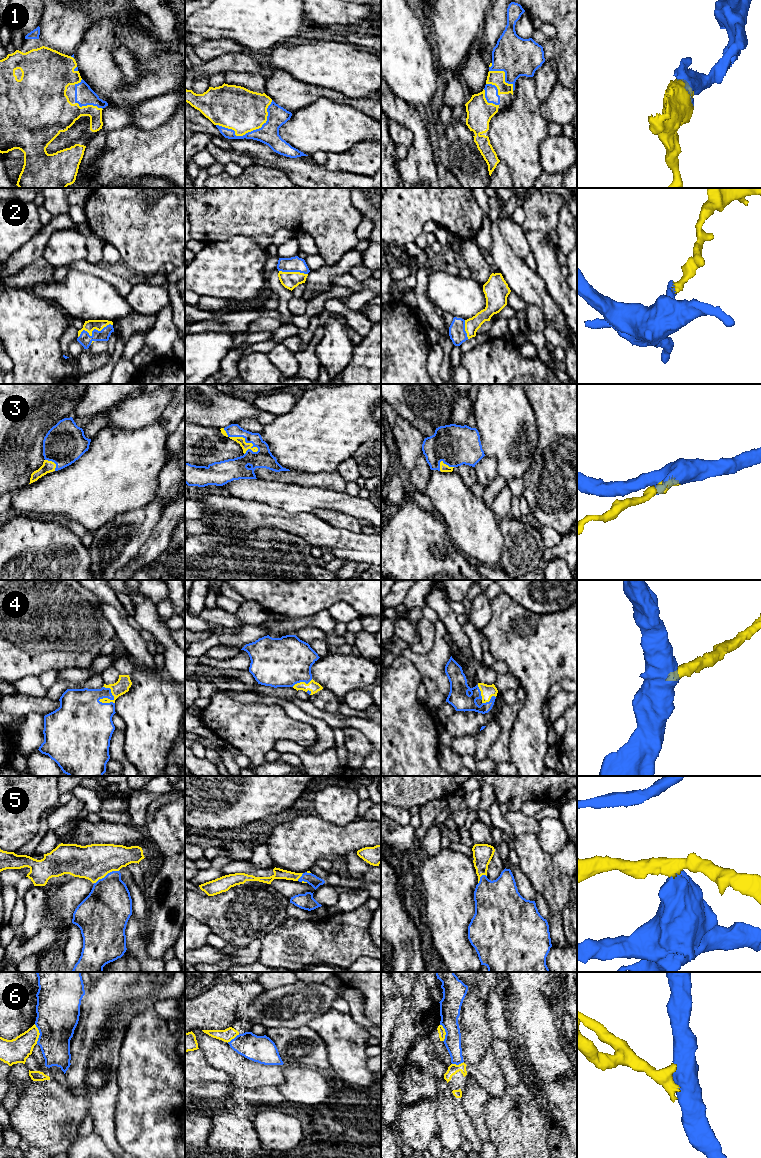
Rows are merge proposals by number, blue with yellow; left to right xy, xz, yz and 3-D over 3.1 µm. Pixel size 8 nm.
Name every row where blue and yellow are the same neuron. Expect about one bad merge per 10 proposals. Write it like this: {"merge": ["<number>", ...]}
{"merge": ["1", "2", "3", "4", "5", "6"]}

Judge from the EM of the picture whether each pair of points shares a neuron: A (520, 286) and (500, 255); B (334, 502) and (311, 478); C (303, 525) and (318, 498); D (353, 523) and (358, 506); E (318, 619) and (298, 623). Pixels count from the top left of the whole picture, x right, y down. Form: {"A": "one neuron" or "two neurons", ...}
{"A": "one neuron", "B": "two neurons", "C": "two neurons", "D": "two neurons", "E": "one neuron"}

